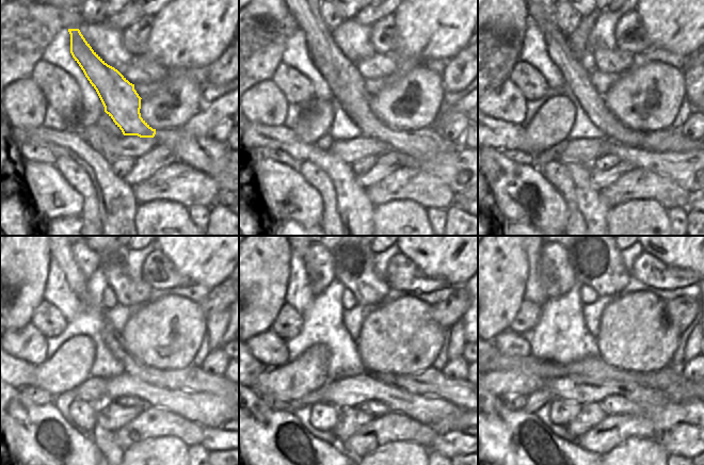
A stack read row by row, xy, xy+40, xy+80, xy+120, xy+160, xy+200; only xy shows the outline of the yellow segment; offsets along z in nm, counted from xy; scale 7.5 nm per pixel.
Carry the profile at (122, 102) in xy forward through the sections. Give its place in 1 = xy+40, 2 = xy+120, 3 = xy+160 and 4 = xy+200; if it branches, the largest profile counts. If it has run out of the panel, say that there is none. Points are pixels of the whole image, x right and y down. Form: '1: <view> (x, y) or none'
1: xy+40 (348, 85)
2: xy+120 (191, 379)
3: xy+160 (430, 382)
4: xy+200 (694, 382)

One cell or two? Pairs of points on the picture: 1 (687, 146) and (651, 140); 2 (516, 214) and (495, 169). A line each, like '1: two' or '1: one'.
1: one
2: one

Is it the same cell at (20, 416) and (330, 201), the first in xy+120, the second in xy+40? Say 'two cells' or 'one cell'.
two cells

